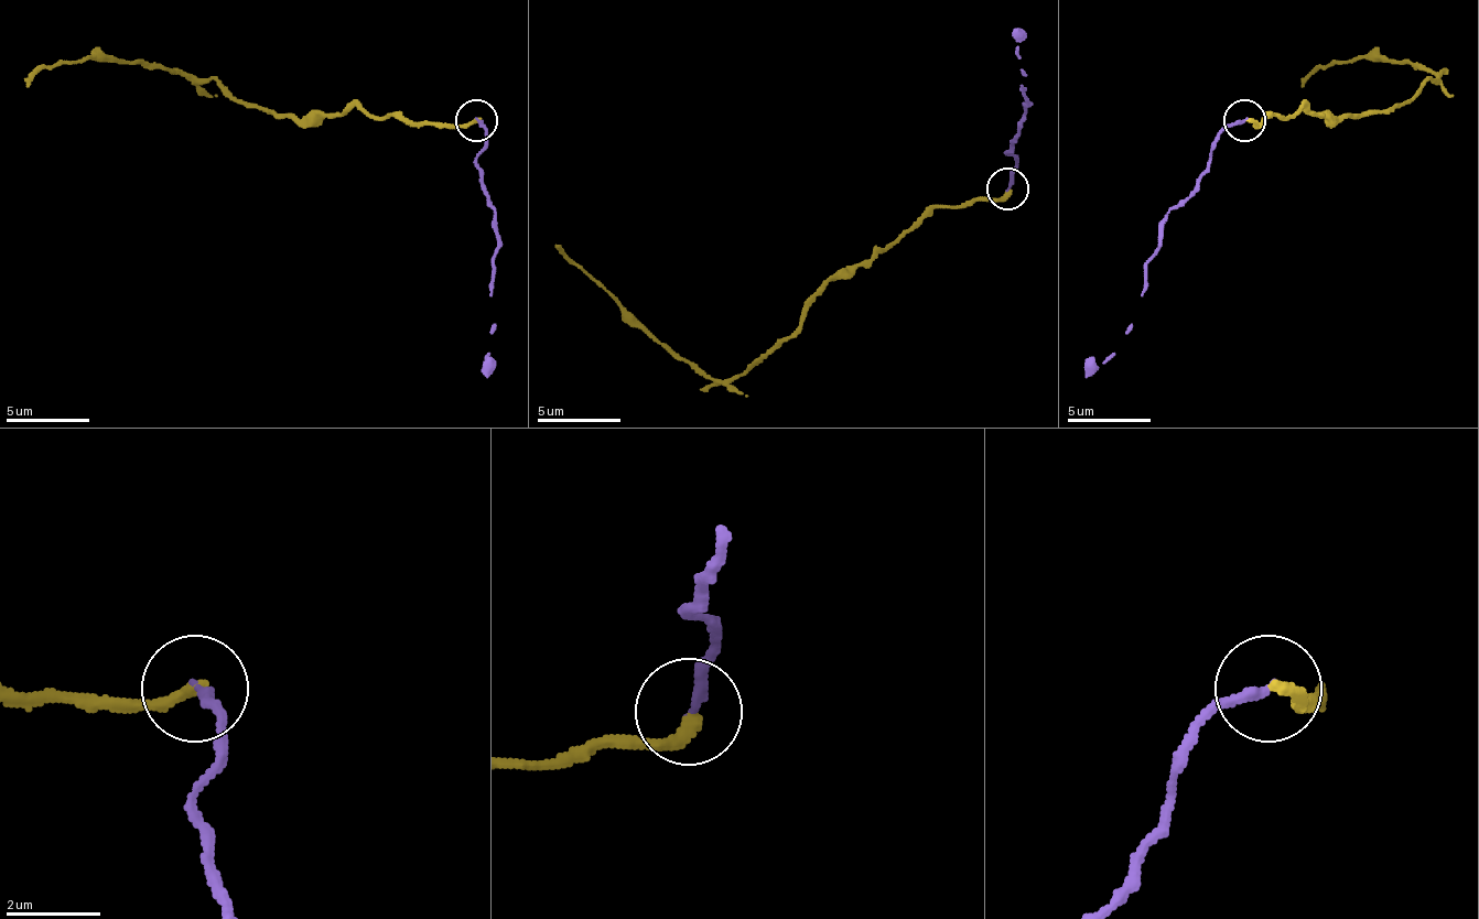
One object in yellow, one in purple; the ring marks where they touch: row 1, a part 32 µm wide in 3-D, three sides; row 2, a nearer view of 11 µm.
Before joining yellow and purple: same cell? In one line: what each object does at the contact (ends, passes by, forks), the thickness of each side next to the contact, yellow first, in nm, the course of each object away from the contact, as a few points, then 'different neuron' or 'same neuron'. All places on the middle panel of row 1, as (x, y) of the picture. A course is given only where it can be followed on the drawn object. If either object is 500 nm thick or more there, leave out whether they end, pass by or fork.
yellow ends there; purple ends there; 280 nm thick on the yellow side, 200 nm on the other; yellow runs (1008, 187), (996, 199), (932, 208), (845, 267), (799, 325), (727, 380), (669, 355), (556, 246); purple runs (1008, 187), (1017, 162), (1008, 149), (1029, 107), (1021, 74), (1017, 28); different neuron

